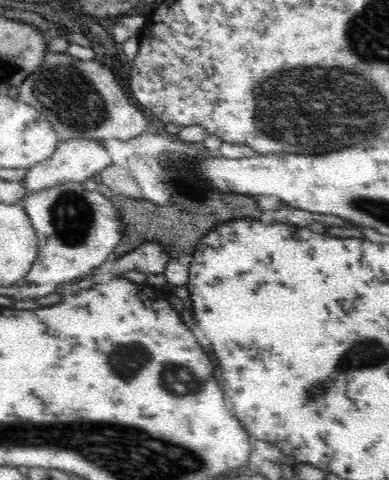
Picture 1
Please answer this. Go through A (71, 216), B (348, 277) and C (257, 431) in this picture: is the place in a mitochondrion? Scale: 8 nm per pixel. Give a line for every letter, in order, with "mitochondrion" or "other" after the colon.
A: mitochondrion
B: other
C: other

